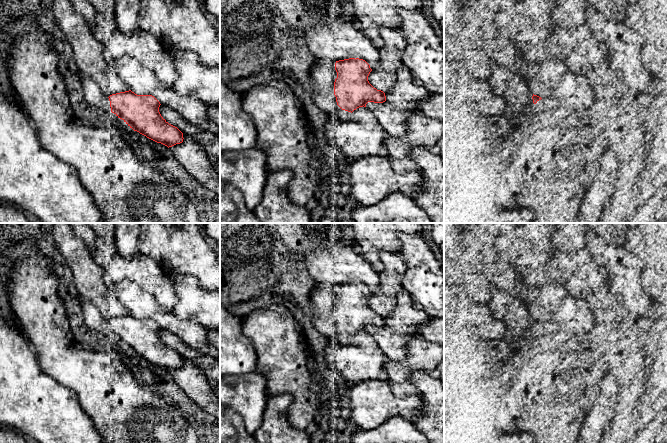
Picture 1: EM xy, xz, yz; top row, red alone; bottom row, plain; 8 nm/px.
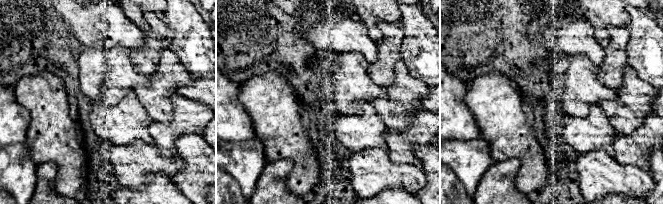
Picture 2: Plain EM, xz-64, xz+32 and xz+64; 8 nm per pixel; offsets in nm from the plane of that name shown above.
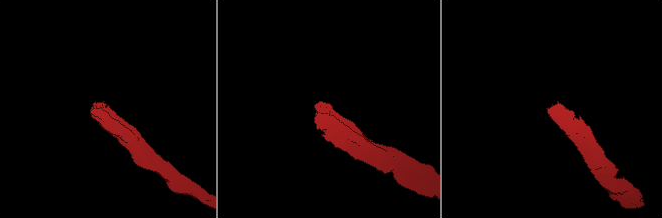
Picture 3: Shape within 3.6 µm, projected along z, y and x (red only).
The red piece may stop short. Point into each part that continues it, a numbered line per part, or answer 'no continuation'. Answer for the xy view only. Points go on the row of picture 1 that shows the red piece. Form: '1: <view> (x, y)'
1: xy (94, 96)

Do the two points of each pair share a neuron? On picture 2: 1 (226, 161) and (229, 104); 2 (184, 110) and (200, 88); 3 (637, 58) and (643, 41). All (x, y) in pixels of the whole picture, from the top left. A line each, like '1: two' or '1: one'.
1: one
2: two
3: one

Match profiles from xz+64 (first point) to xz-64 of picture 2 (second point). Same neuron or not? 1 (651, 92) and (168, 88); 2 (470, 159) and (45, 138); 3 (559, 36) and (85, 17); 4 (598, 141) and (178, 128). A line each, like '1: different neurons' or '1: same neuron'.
1: same neuron
2: different neurons
3: same neuron
4: different neurons

